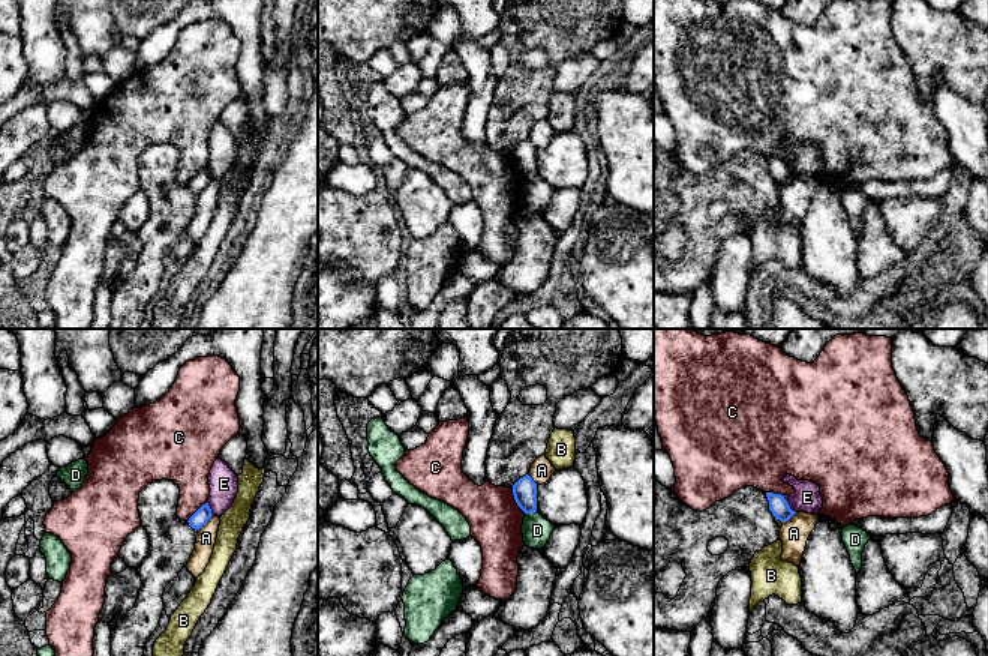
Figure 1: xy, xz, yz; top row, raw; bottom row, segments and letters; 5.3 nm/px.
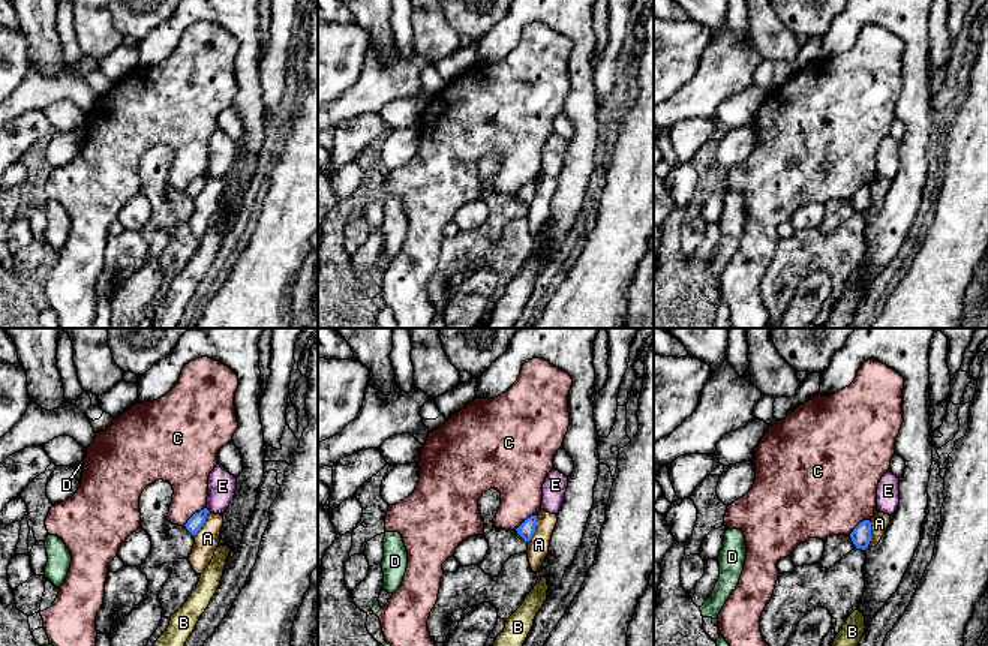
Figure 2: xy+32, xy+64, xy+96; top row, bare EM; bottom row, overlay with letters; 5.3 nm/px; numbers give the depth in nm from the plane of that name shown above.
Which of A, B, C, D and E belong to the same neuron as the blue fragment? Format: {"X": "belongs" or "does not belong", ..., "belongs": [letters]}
{"A": "does not belong", "B": "does not belong", "C": "does not belong", "D": "does not belong", "E": "does not belong", "belongs": []}

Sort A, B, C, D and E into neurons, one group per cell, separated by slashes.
A / B / C / D / E

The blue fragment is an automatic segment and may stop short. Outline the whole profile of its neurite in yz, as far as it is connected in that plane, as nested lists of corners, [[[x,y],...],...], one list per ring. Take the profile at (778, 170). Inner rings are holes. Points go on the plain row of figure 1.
[[[766,156],[769,174],[781,186],[789,185],[796,176],[790,173],[787,164],[781,158]]]

